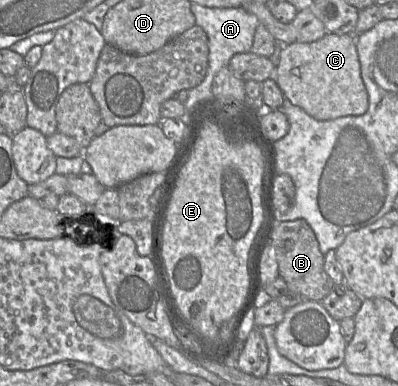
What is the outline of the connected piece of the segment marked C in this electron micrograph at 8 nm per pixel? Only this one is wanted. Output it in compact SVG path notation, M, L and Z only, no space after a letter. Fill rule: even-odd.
M326 33L314 42L285 45L276 66L276 83L293 105L317 120L360 116L369 106L354 34Z

